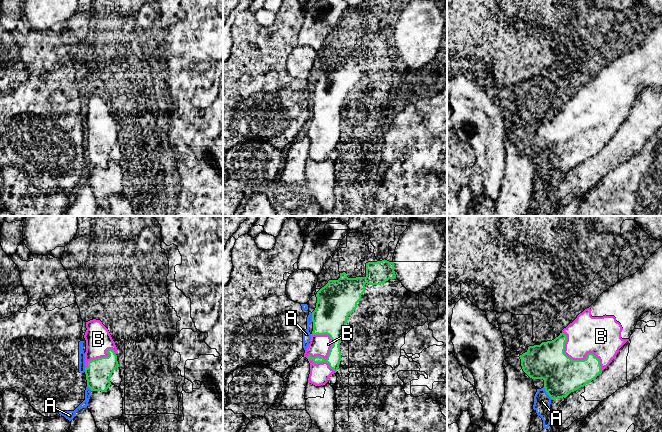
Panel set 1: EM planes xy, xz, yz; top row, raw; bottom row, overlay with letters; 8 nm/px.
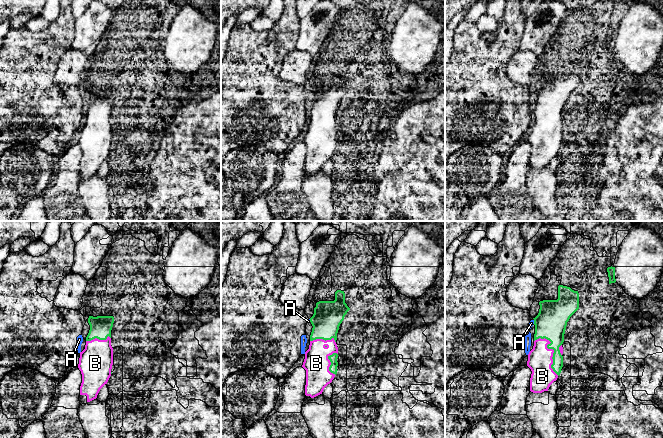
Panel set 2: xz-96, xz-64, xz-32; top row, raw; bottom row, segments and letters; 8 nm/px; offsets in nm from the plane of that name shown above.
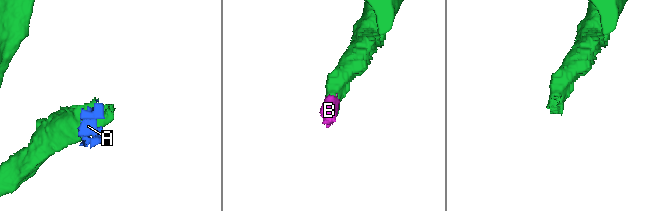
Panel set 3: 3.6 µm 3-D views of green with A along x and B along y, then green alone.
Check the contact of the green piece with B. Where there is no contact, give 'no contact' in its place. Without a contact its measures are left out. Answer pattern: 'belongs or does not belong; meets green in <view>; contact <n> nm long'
belongs; meets green in xz; contact 360 nm long

